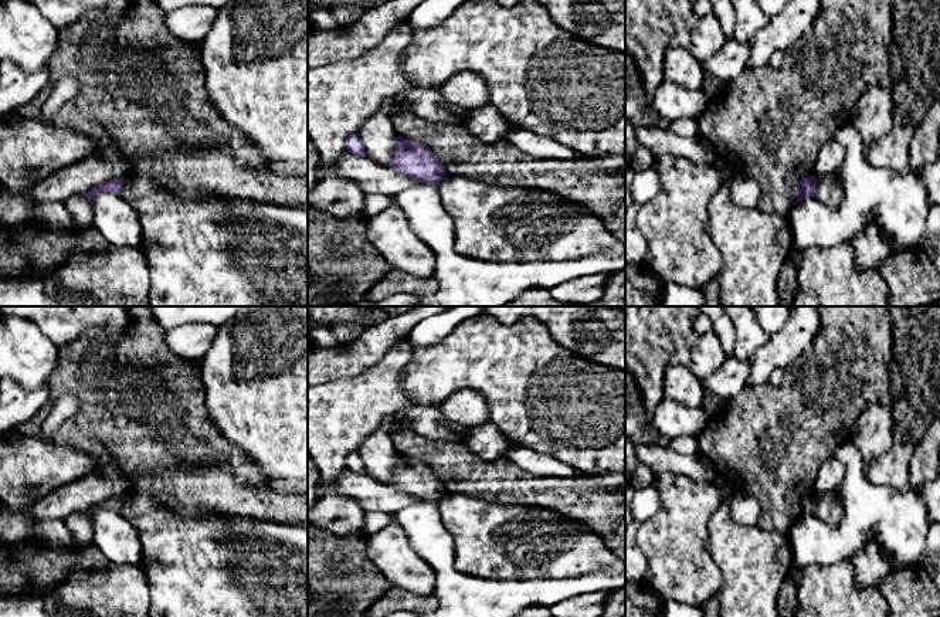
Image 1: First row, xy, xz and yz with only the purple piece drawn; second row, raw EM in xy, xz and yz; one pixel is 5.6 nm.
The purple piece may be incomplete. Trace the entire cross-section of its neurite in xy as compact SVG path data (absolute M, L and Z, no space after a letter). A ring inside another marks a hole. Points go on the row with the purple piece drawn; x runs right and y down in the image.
M115 179L92 187L88 193L85 193L85 197L92 203L95 196L101 191L111 191L121 196L122 189L123 189L123 179Z

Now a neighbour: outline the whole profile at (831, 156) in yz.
M834 138L821 146L817 159L812 165L815 177L821 177L829 173L835 173L844 165L845 148Z

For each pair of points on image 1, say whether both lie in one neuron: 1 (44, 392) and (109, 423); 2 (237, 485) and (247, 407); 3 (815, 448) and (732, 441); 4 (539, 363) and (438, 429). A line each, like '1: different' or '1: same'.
1: different
2: different
3: same
4: different

